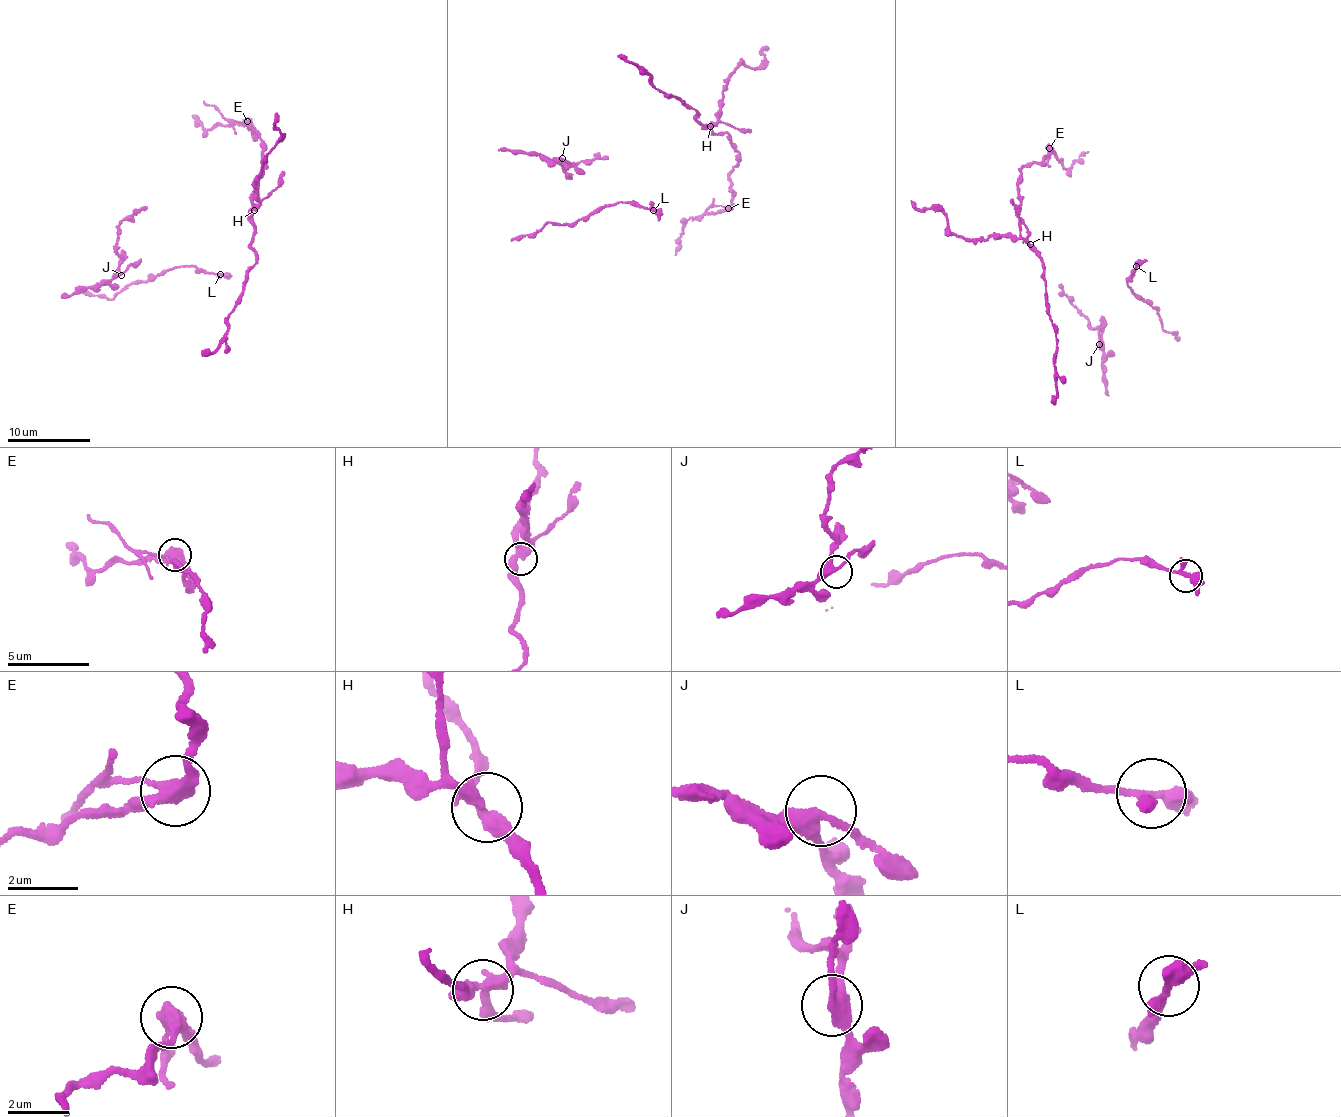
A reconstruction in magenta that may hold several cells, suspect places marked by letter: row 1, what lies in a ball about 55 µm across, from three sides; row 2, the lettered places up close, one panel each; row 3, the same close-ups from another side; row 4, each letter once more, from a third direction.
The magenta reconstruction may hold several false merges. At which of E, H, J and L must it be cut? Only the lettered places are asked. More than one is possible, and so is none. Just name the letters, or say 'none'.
E

